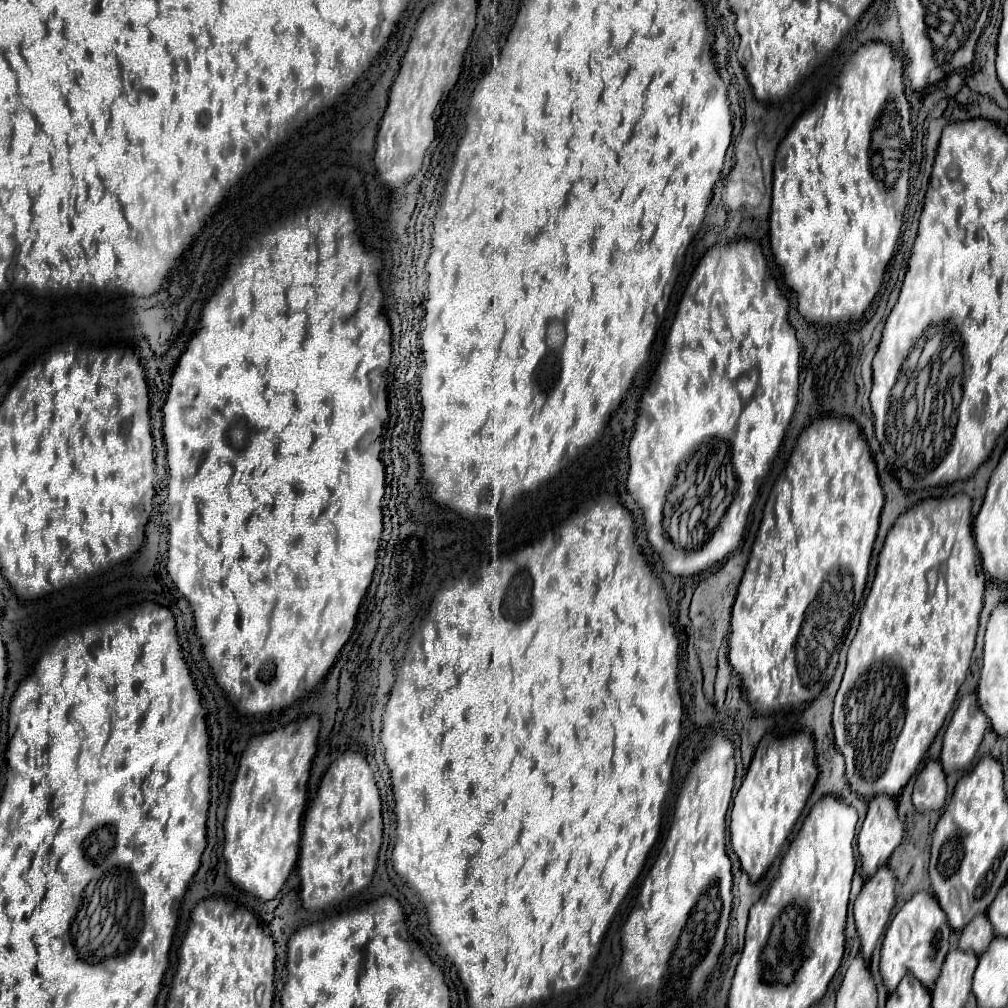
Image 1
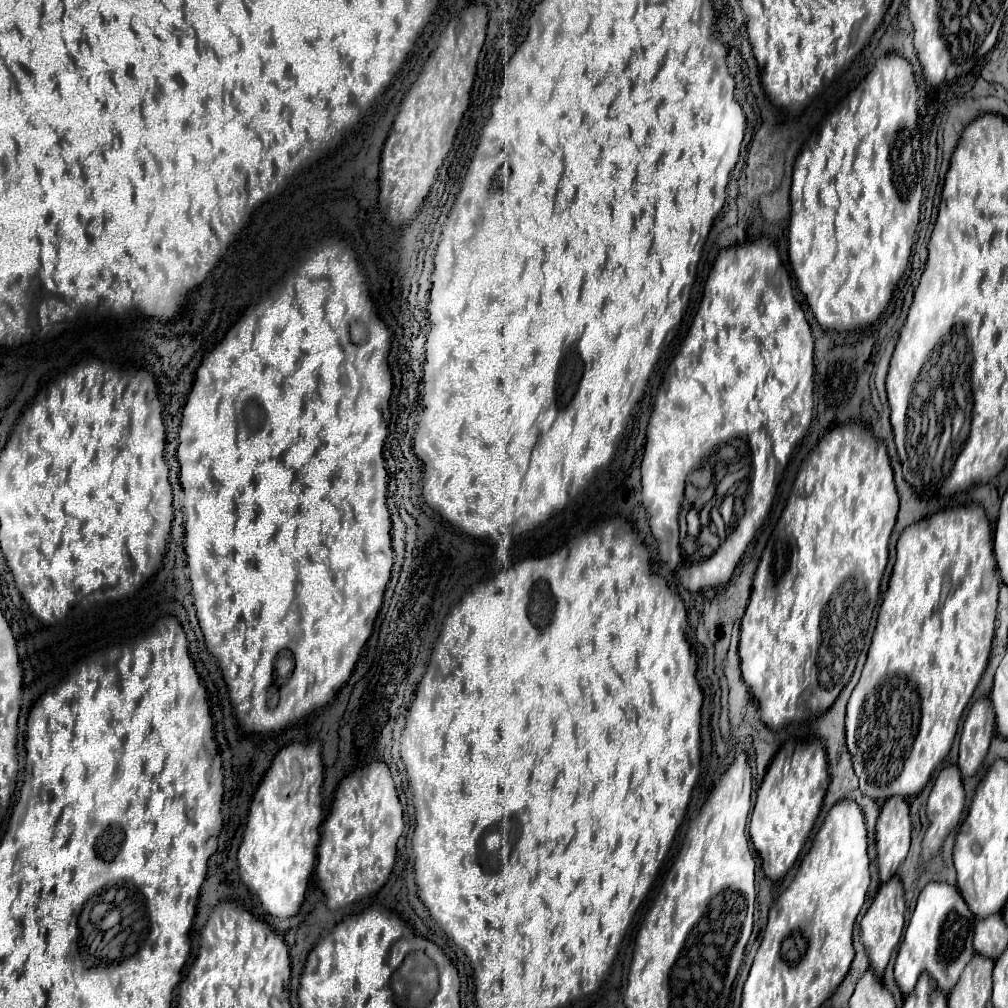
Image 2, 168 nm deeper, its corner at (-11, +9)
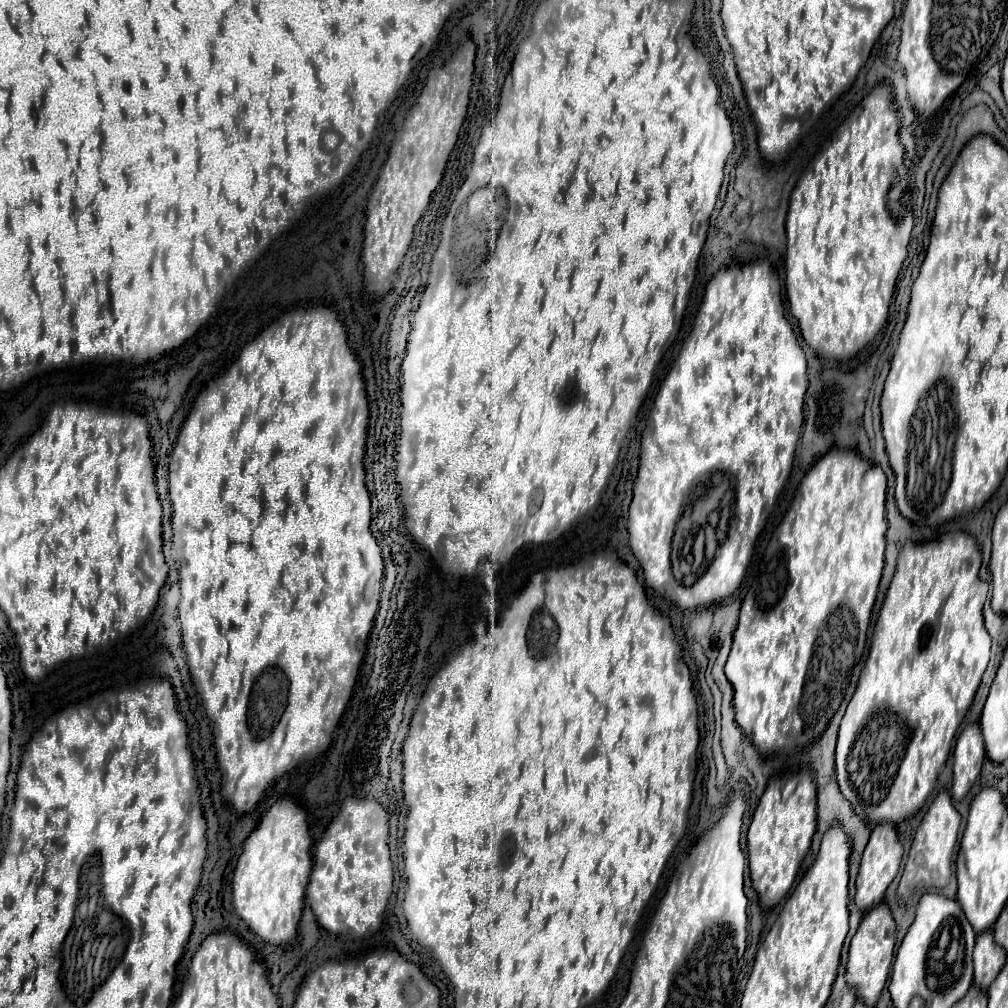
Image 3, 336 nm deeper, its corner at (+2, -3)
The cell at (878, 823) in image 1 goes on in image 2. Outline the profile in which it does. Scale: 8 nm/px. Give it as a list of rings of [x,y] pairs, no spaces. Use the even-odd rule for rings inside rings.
[[[902,796],[890,798],[880,812],[876,824],[876,850],[880,880],[888,882],[910,850],[912,822],[908,816],[908,800]]]

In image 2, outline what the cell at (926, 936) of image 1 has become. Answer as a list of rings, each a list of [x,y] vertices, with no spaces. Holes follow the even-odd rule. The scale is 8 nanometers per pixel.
[[[946,882],[926,884],[918,896],[916,910],[904,932],[898,958],[894,964],[894,978],[902,994],[910,994],[914,990],[922,972],[930,974],[930,978],[944,994],[950,994],[954,984],[960,980],[962,970],[976,954],[972,938],[974,938],[974,914],[962,900],[958,888]]]

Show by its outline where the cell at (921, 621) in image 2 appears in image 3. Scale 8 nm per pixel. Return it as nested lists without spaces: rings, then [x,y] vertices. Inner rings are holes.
[[[947,532],[937,540],[921,544],[905,542],[897,556],[897,568],[873,630],[869,656],[841,720],[835,750],[841,794],[871,824],[897,824],[925,804],[937,774],[947,762],[955,732],[971,706],[991,648],[991,636],[983,626],[987,582],[979,578],[979,568],[981,550],[967,532]]]

